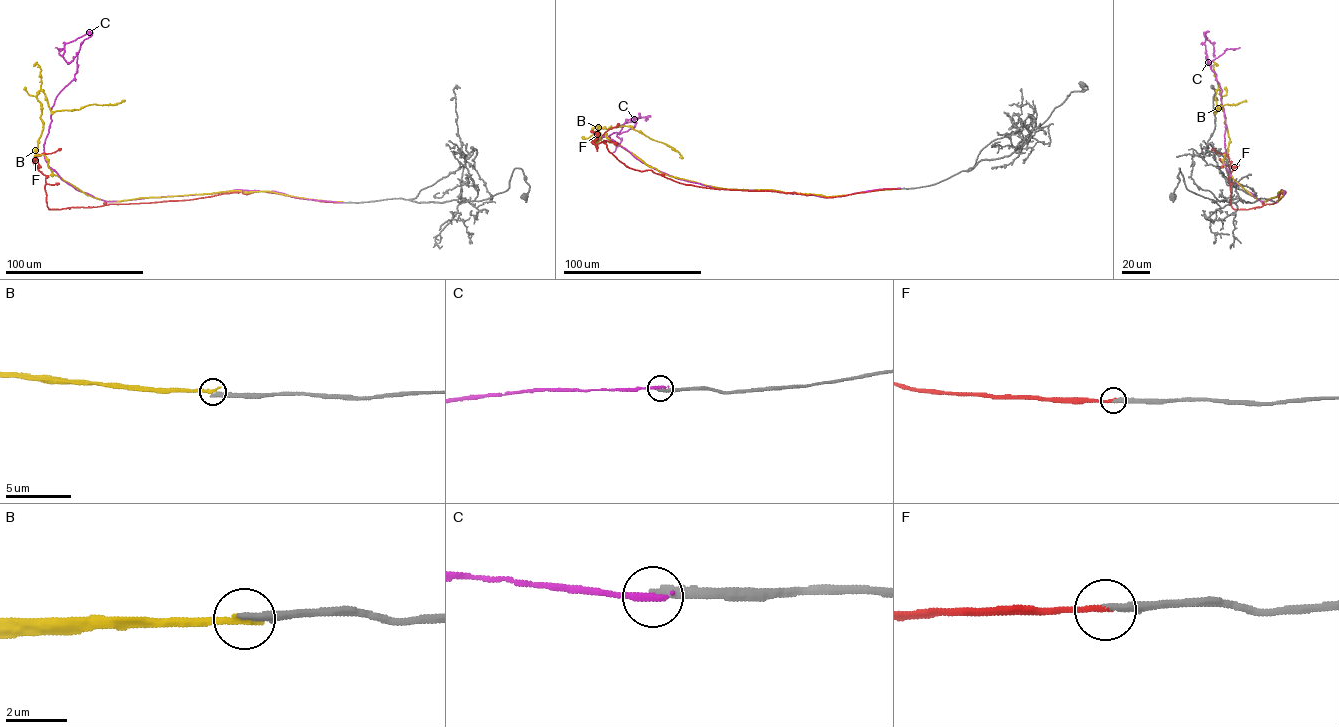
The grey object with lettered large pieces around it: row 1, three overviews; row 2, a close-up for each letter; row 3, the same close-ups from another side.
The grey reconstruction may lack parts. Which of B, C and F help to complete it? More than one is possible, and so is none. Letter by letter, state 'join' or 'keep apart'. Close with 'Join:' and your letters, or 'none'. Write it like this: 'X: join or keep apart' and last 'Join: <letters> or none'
B: keep apart
C: keep apart
F: join
Join: F

